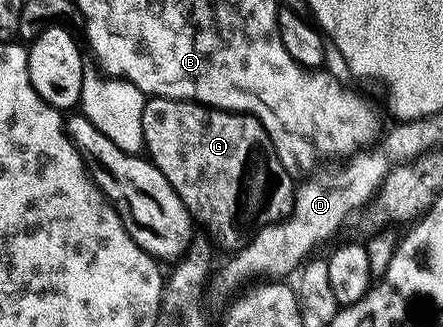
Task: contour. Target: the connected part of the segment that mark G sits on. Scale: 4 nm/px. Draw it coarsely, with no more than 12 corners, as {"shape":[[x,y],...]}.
{"shape":[[148,98],[146,158],[235,253],[294,205],[257,117]]}

